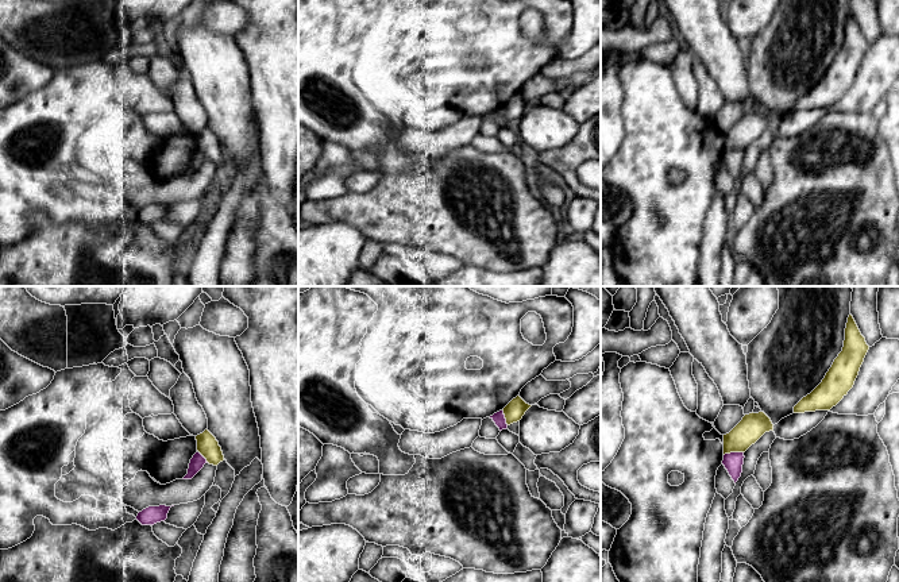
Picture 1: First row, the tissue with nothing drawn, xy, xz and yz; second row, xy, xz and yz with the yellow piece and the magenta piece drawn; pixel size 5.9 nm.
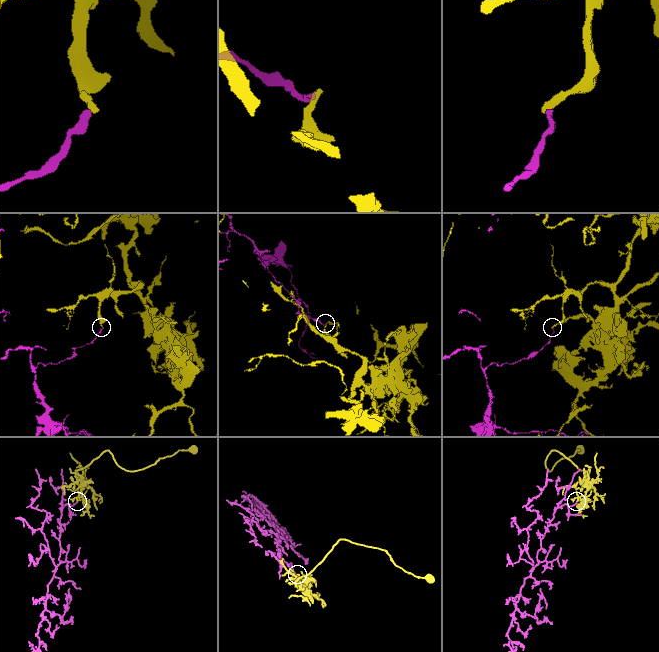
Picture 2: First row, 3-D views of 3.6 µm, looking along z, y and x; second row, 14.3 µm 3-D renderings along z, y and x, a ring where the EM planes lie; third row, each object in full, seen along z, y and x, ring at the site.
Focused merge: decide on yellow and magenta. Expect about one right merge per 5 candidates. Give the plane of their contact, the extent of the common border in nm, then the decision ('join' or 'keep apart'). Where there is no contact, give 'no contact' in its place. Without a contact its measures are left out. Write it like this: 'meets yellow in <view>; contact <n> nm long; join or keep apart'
meets yellow in yz; contact 120 nm long; keep apart

